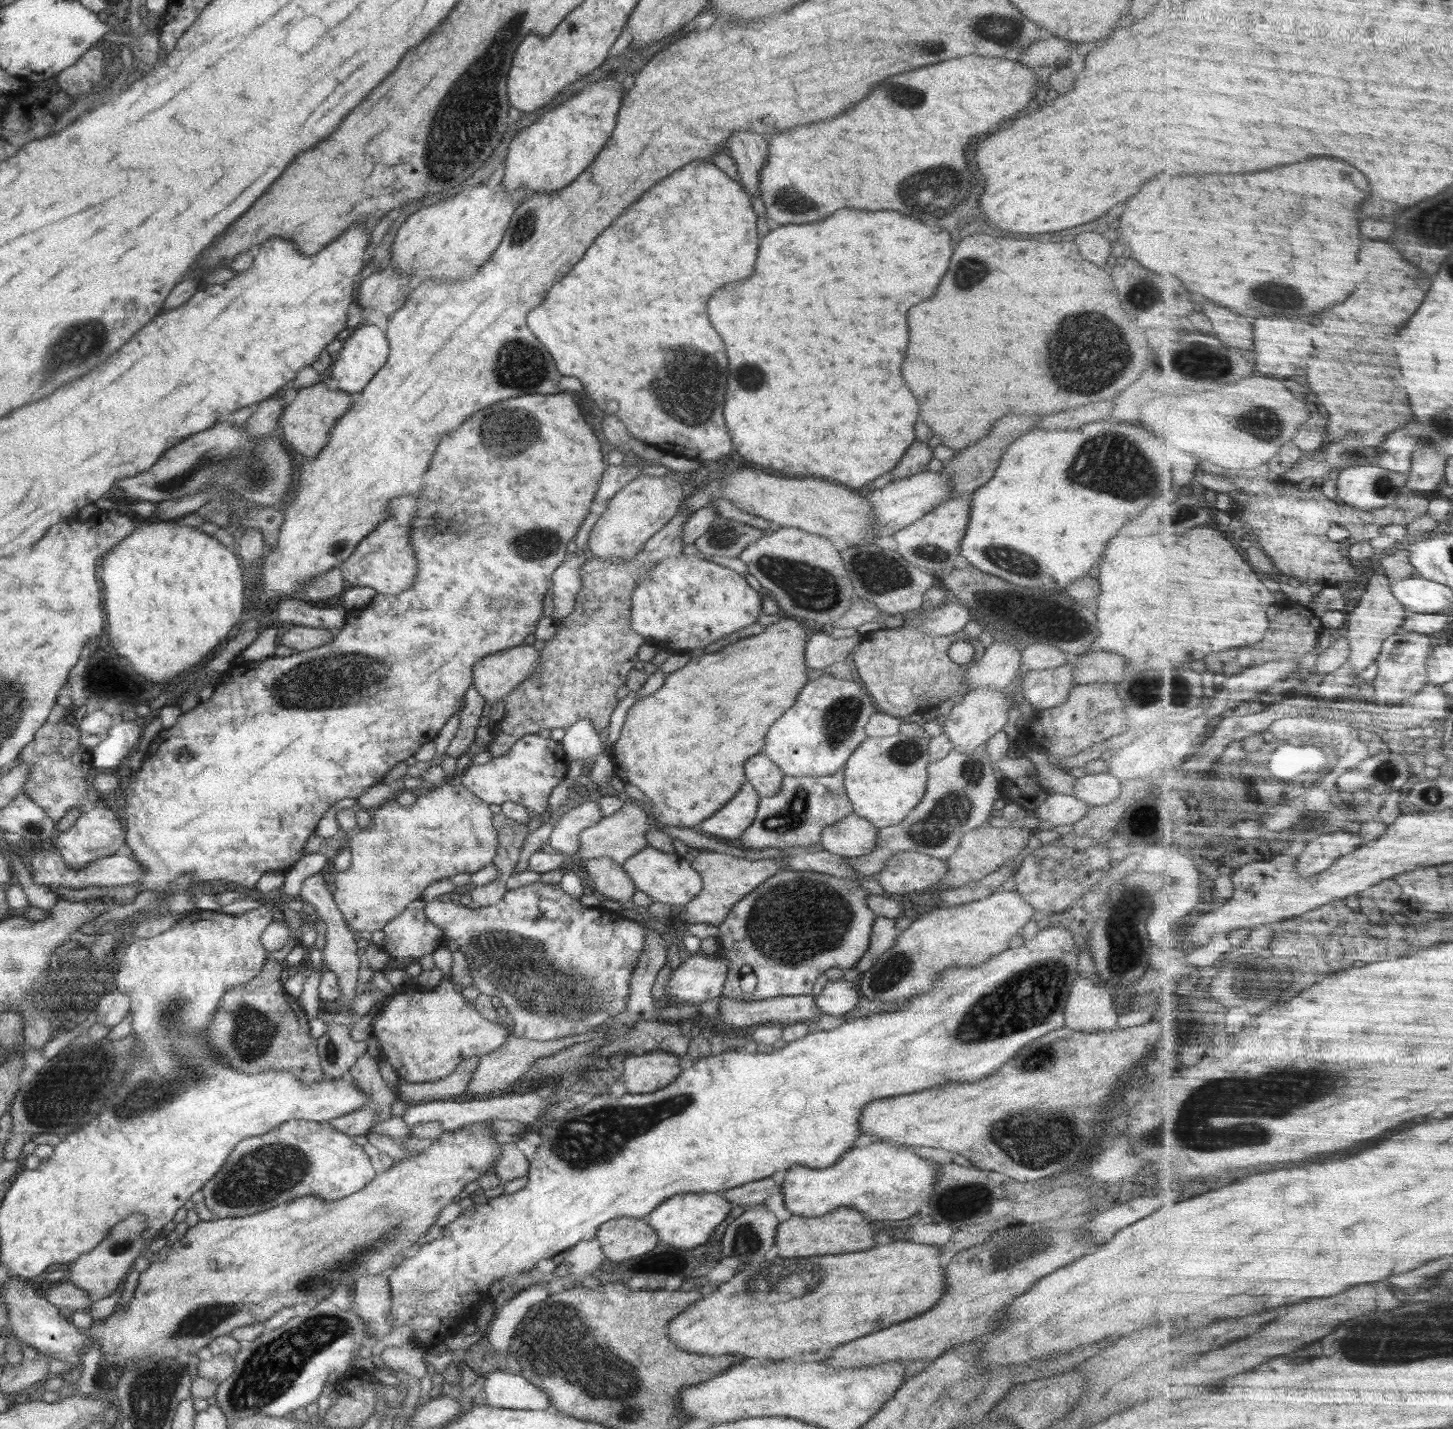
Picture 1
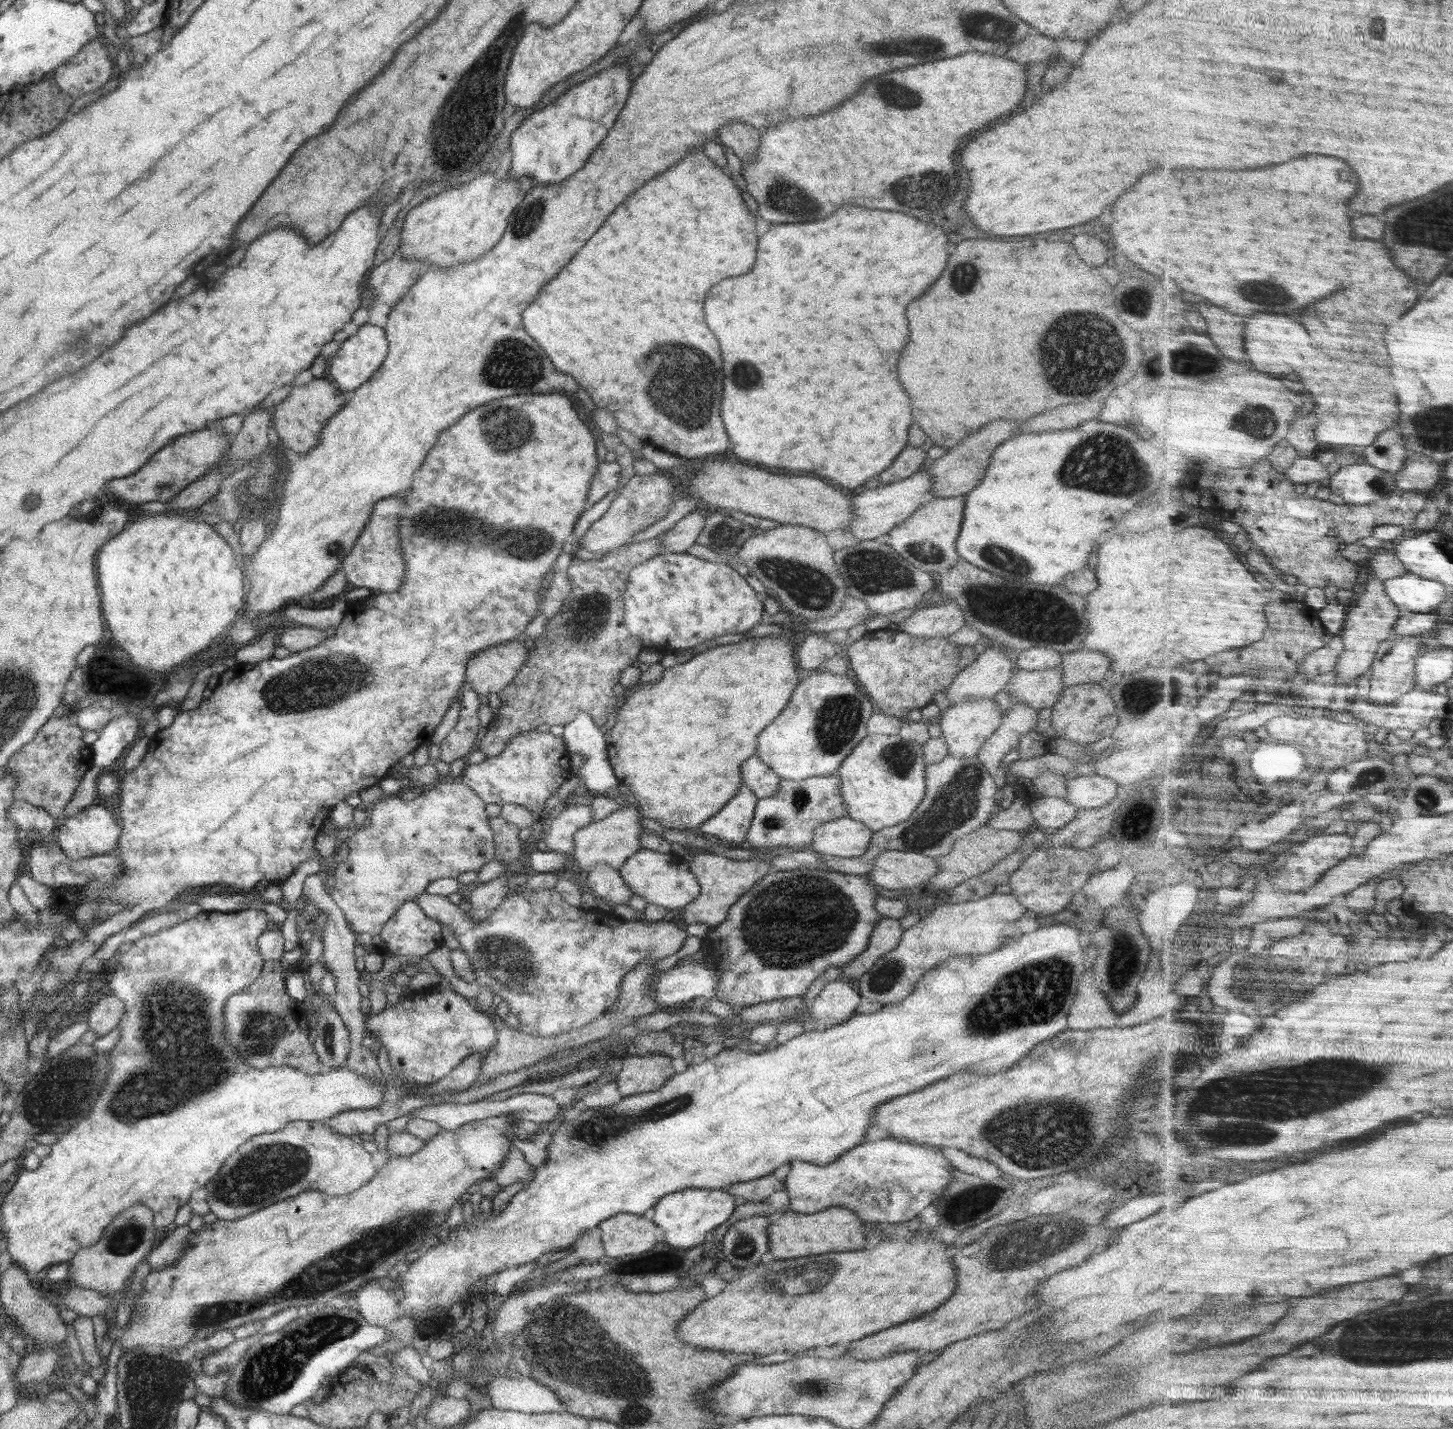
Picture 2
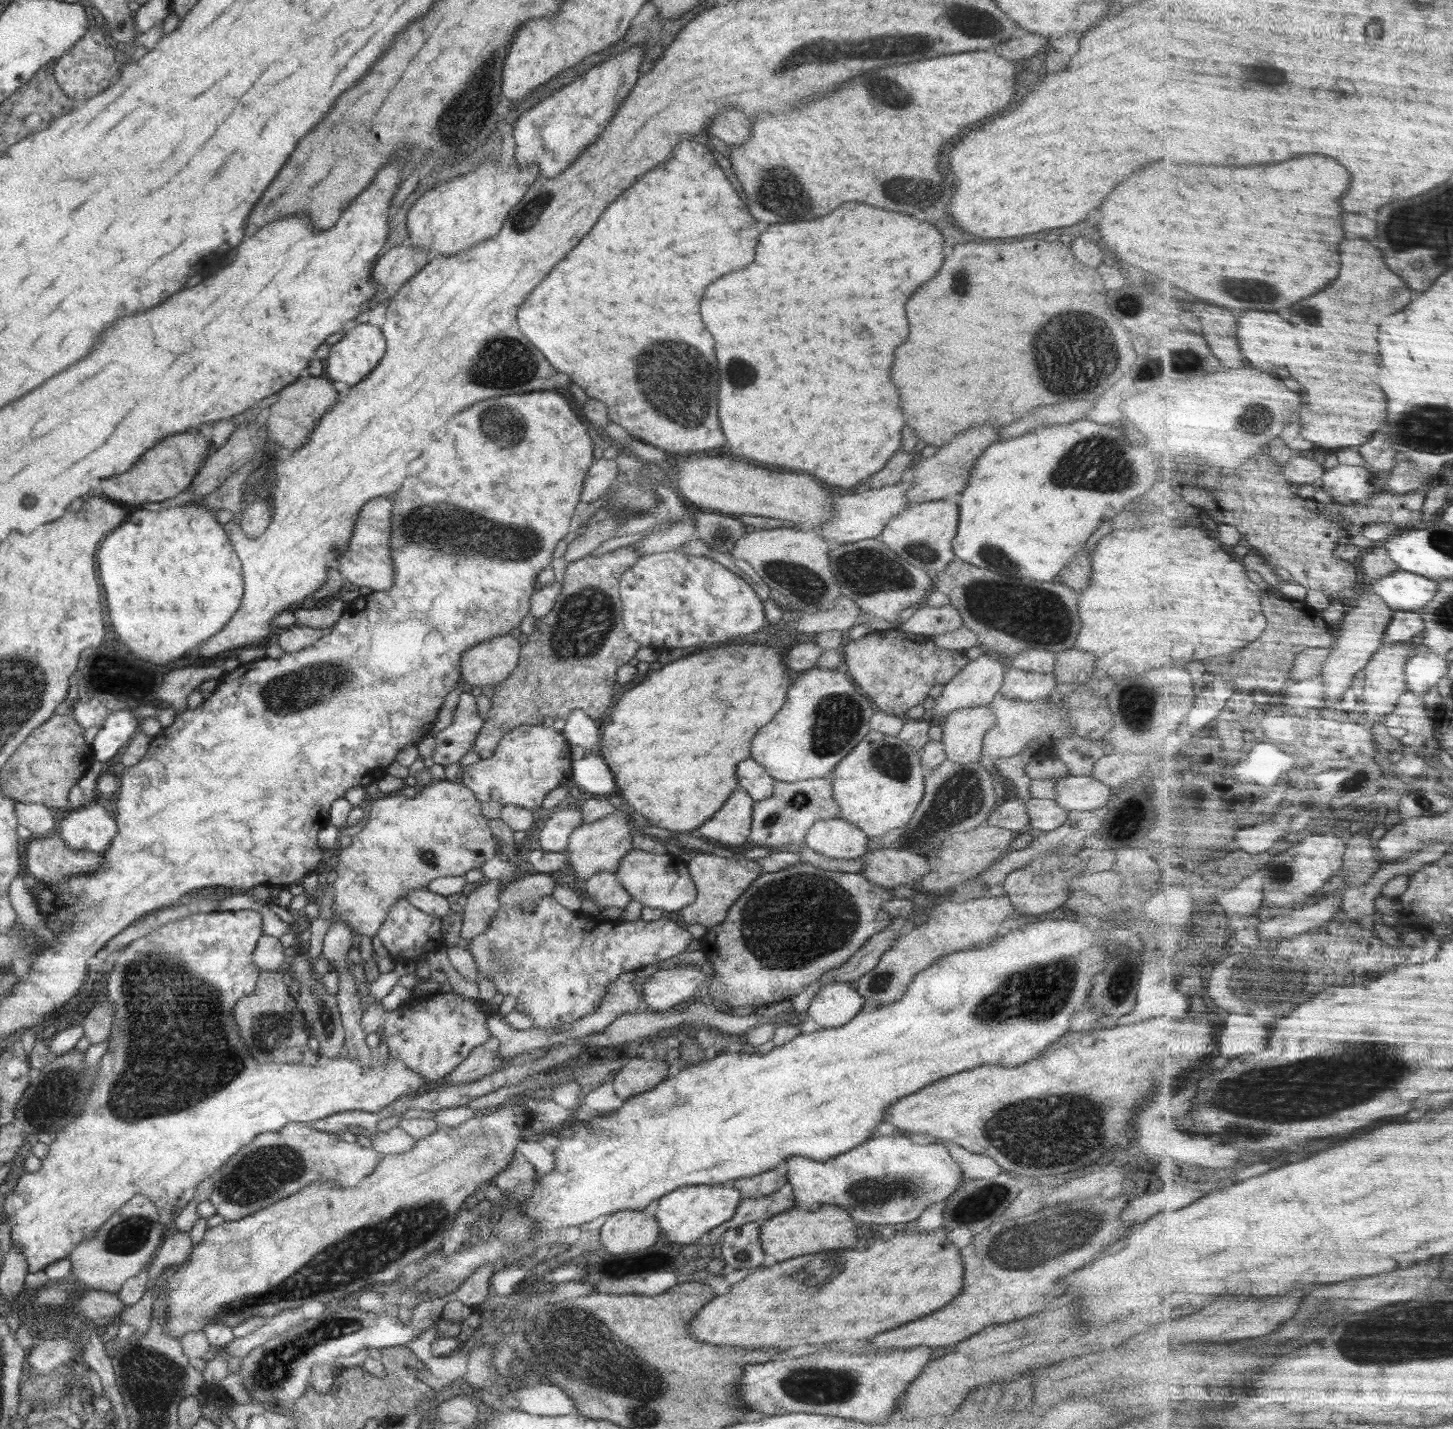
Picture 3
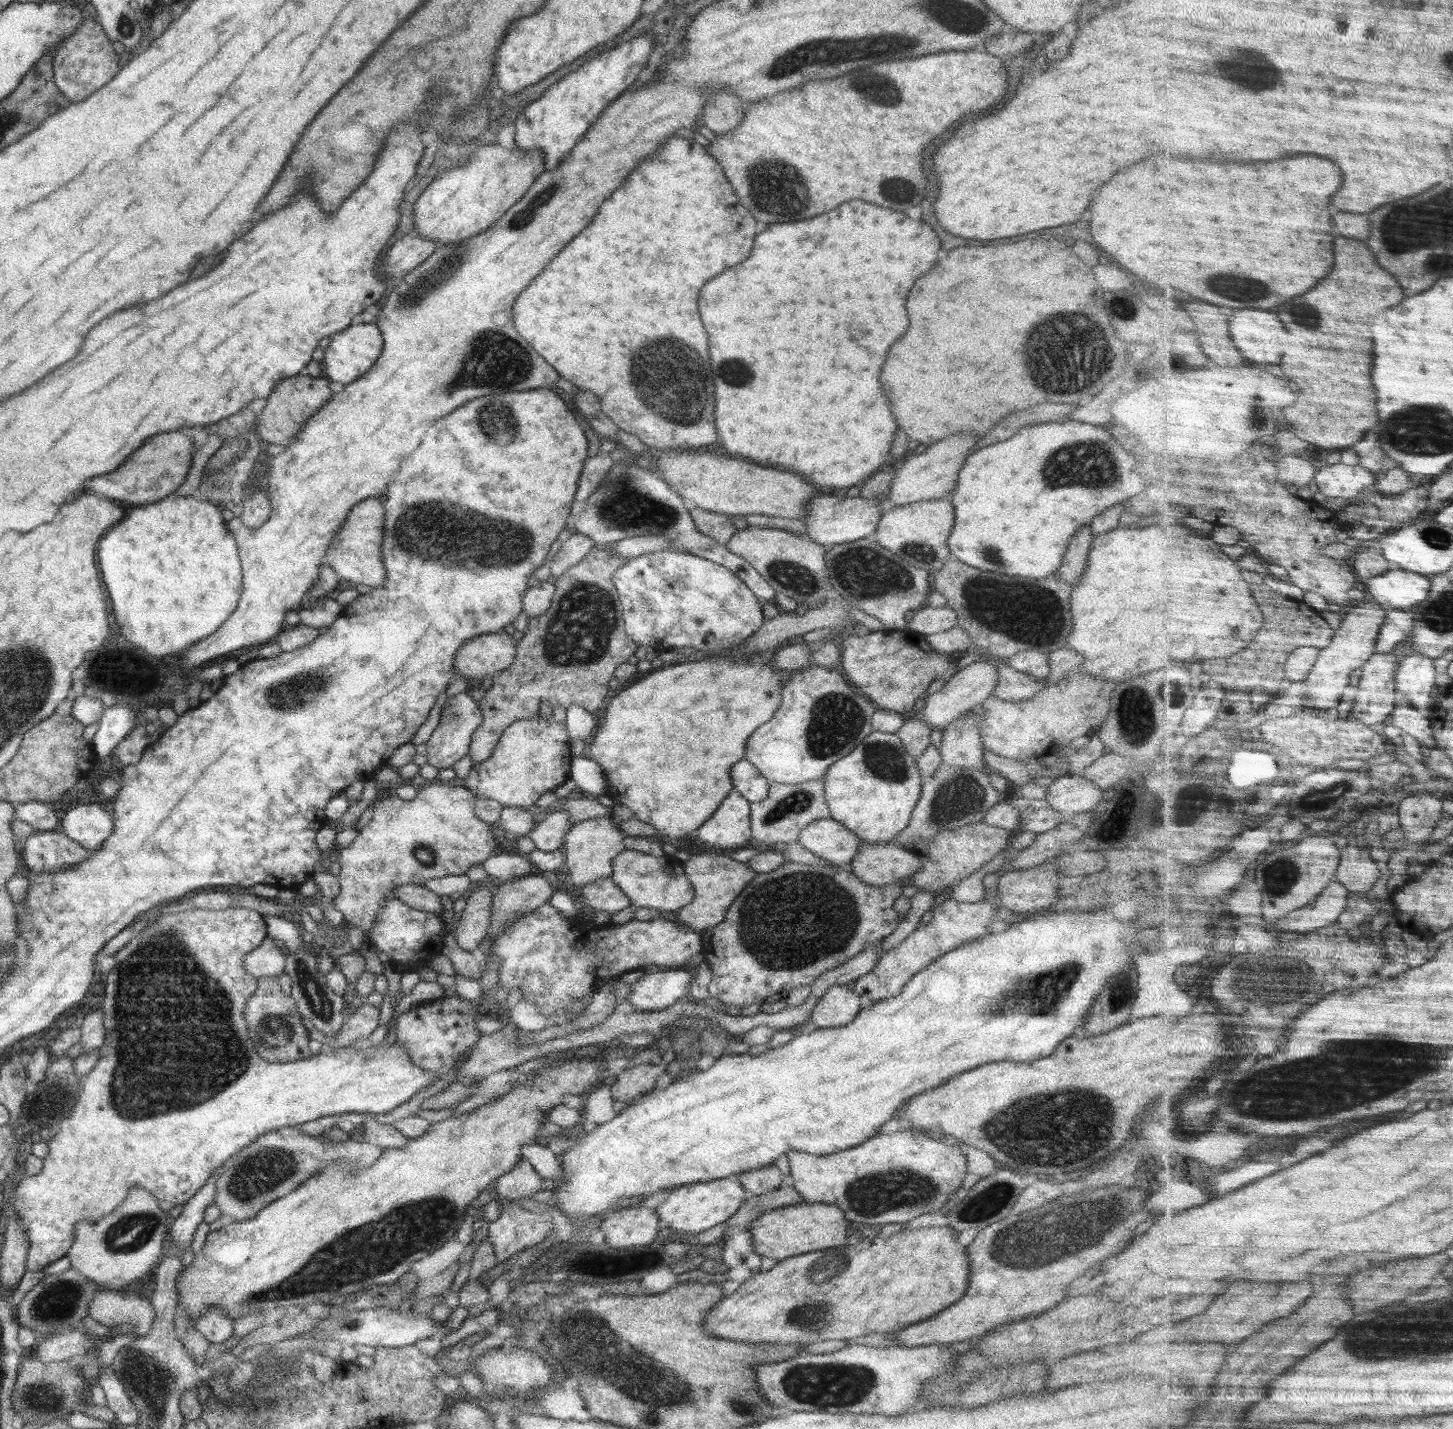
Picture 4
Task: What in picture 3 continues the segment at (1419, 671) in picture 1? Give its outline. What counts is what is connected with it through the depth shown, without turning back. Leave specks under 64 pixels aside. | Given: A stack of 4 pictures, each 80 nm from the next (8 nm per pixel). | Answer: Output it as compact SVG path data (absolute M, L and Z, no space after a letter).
M1411 640L1406 643L1383 645L1367 666L1365 683L1368 688L1364 692L1364 702L1368 704L1366 716L1370 720L1382 720L1390 712L1394 712L1397 707L1396 702L1409 690L1407 666L1408 662L1411 661L1410 644Z

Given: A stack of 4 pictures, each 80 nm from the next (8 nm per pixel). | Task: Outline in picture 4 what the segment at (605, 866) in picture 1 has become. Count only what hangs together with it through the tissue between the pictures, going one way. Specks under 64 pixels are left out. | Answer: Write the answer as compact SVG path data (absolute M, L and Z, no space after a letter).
M600 878L580 886L584 902L594 912L602 910L614 916L631 905L630 899L620 890L612 878Z

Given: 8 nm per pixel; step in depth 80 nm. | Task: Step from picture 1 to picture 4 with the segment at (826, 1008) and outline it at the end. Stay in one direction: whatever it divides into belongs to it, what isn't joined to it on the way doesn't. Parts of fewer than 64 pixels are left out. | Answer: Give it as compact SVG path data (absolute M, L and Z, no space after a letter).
M834 985L817 1000L810 1019L819 1028L846 1026L861 1008L861 998L850 989L850 985Z

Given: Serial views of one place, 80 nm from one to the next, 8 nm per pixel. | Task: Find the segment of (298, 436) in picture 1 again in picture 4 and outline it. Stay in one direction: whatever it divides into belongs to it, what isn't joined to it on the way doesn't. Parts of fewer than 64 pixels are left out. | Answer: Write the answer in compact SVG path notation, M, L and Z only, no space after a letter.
M296 374L290 378L280 381L273 388L272 394L267 400L259 416L257 416L256 432L261 436L262 443L282 444L287 446L294 441L301 428L309 418L312 418L333 395L328 387L329 380L324 378L313 378L312 376L300 376Z

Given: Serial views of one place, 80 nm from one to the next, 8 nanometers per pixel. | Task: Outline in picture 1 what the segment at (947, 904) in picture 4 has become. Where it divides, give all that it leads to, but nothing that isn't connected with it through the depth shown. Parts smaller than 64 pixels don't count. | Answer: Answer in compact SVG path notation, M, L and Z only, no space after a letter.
M1001 889L984 900L933 909L901 932L895 945L881 954L868 972L854 978L857 989L866 999L886 1003L907 1001L912 996L924 994L947 968L973 968L1004 952L1009 948L1010 939L1020 935L1036 911L1018 892Z

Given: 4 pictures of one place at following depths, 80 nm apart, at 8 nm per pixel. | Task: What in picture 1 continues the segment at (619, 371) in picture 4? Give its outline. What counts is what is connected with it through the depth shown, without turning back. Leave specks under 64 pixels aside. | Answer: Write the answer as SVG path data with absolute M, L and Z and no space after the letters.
M694 160L690 166L676 170L666 180L652 186L638 202L634 202L622 216L618 216L616 226L612 224L594 240L594 244L586 250L584 258L560 282L556 282L550 288L548 300L544 298L544 302L528 314L528 318L526 318L528 328L548 348L560 374L578 378L582 382L586 394L594 398L598 408L606 414L614 414L616 418L620 418L626 424L630 436L654 446L663 454L715 462L720 456L726 456L732 452L732 442L730 442L730 436L728 436L728 430L724 424L724 416L722 416L726 378L728 378L728 358L726 358L722 338L718 336L718 332L712 328L712 324L708 320L706 302L714 294L716 288L720 288L728 282L748 278L754 272L754 260L756 260L758 242L760 242L756 222L758 222L758 216L750 206L750 197L746 196L746 192L740 188L740 184L734 182L732 178L728 178L714 164Z

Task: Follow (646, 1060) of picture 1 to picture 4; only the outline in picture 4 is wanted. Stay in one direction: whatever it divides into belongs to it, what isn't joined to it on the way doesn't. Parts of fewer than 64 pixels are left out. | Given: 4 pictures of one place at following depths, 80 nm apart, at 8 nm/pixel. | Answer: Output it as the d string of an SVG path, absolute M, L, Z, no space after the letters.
M644 1063L626 1068L611 1086L611 1095L617 1101L629 1103L636 1097L645 1095L654 1089L656 1079L665 1073L662 1065Z

